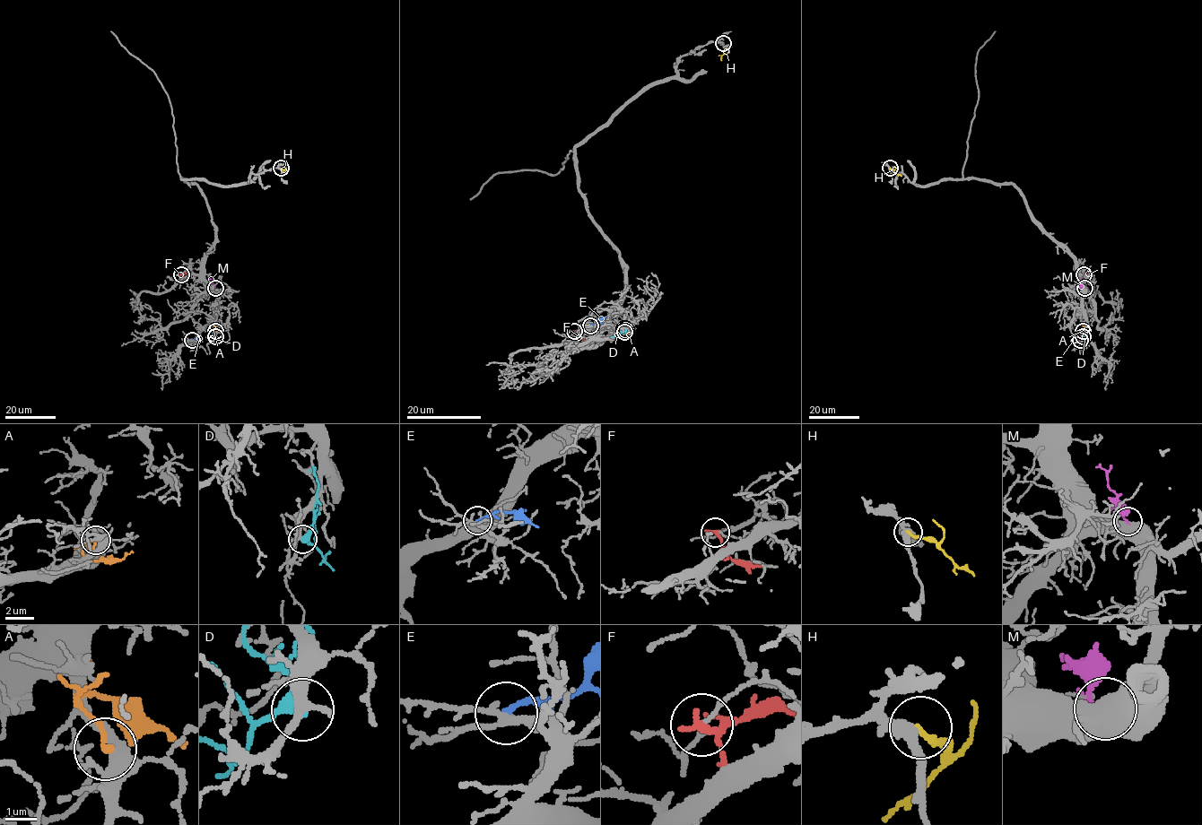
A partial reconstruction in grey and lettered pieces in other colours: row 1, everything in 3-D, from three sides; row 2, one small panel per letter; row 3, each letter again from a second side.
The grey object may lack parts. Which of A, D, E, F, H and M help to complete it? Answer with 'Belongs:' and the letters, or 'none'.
Belongs: none

